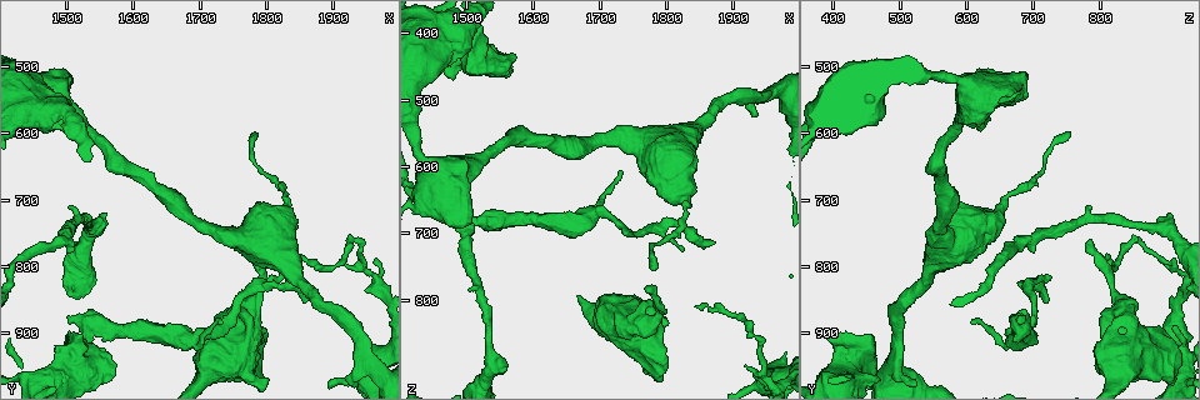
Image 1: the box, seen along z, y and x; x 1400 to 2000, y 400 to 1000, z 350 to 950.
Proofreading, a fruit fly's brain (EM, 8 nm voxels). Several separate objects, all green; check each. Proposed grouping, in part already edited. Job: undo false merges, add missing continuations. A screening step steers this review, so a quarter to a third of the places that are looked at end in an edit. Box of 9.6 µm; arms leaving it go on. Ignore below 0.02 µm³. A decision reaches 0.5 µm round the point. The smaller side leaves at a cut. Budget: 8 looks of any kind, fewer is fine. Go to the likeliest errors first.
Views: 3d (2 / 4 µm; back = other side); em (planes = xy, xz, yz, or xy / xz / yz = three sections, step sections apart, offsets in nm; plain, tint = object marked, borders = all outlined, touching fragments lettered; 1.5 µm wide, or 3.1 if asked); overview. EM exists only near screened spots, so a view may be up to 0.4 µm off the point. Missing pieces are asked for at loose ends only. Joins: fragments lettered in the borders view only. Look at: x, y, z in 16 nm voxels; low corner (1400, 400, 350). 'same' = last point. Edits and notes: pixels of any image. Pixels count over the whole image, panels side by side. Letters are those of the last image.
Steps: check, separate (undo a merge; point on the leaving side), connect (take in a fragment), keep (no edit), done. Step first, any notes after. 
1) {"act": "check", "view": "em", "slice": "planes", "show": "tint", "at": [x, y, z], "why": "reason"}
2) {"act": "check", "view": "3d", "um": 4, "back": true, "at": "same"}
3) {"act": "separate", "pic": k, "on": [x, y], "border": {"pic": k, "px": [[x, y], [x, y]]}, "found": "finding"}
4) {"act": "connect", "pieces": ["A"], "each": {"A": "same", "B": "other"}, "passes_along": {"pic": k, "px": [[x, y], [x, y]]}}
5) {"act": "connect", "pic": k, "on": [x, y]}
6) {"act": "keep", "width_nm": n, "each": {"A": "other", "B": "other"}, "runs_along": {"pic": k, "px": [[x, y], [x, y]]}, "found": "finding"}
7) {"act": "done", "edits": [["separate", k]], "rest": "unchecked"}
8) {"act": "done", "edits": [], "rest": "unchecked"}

{"act": "check", "view": "3d", "um": 4, "at": [1770, 755, 790], "why": "branch stops here"}

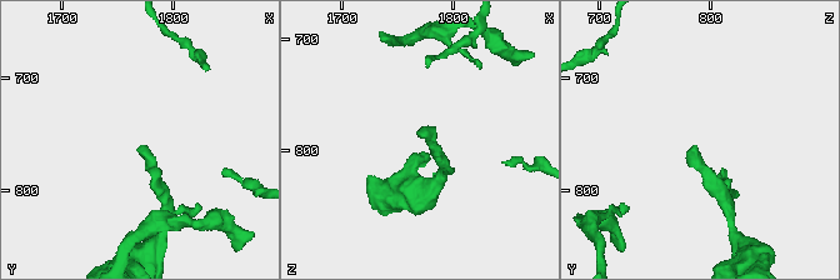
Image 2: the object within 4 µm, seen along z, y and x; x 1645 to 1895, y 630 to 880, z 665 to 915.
{"act": "check", "view": "em", "slice": "planes", "show": "borders", "at": [1774, 760, 784], "why": "shape alone is not enough"}

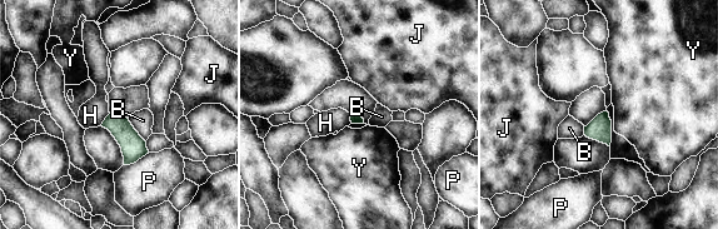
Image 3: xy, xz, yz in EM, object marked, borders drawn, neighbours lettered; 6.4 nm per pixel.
{"act": "keep", "each": {"B": "other", "H": "other", "J": "other", "P": "other", "Y": "other"}, "border": {"pic": 3, "px": [[109, 113], [100, 125]]}, "found": "none of them fits"}

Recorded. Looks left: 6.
{"act": "check", "view": "em", "um": 3.1, "slice": "xy", "step": 16, "show": "borders", "at": [1495, 505, 685], "why": "branch stops here"}

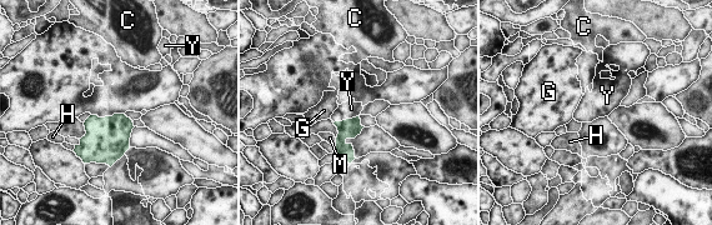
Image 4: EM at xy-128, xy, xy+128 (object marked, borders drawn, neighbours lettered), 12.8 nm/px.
{"act": "connect", "pieces": ["Y"], "each": {"C": "other", "G": "other", "H": "other", "M": "other", "Y": "same"}, "found": "the neuron continues"}

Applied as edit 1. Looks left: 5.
{"act": "check", "view": "3d", "um": 4, "at": [1780, 605, 750], "why": "thin end"}

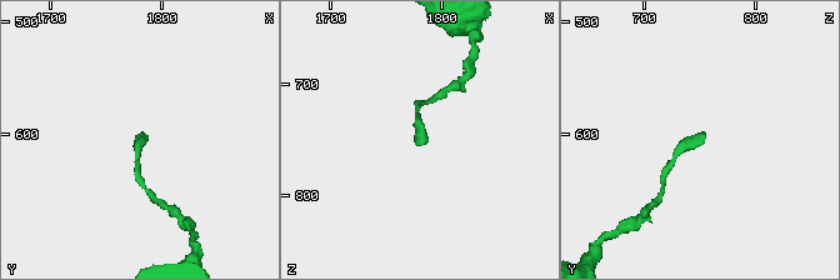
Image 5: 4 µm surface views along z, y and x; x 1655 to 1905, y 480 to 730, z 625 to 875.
{"act": "check", "view": "em", "slice": "xy", "step": 8, "show": "plain", "at": [1778, 602, 754], "why": "need the tissue"}

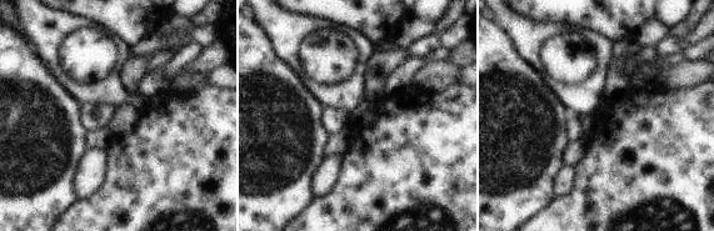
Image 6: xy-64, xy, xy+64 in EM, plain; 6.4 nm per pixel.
{"act": "check", "view": "em", "slice": "xy", "step": 8, "show": "borders", "at": "same", "why": "see the neighbours"}

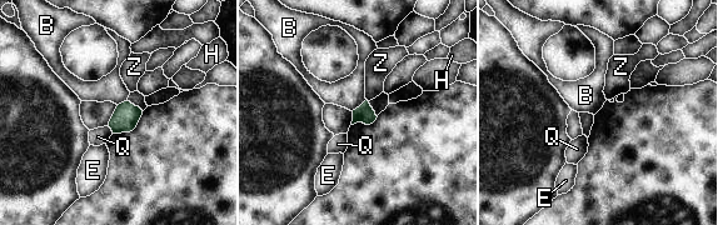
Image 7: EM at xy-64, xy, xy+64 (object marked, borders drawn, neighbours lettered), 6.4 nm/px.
{"act": "keep", "each": {"B": "other", "E": "other", "H": "other", "Q": "other", "Z": "other"}, "border": {"pic": 7, "px": [[365, 99], [352, 110]]}, "found": "no lettered fragment goes on from it"}

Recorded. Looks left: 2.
{"act": "done", "edits": [["connect", 4]], "rest": "unchecked"}

